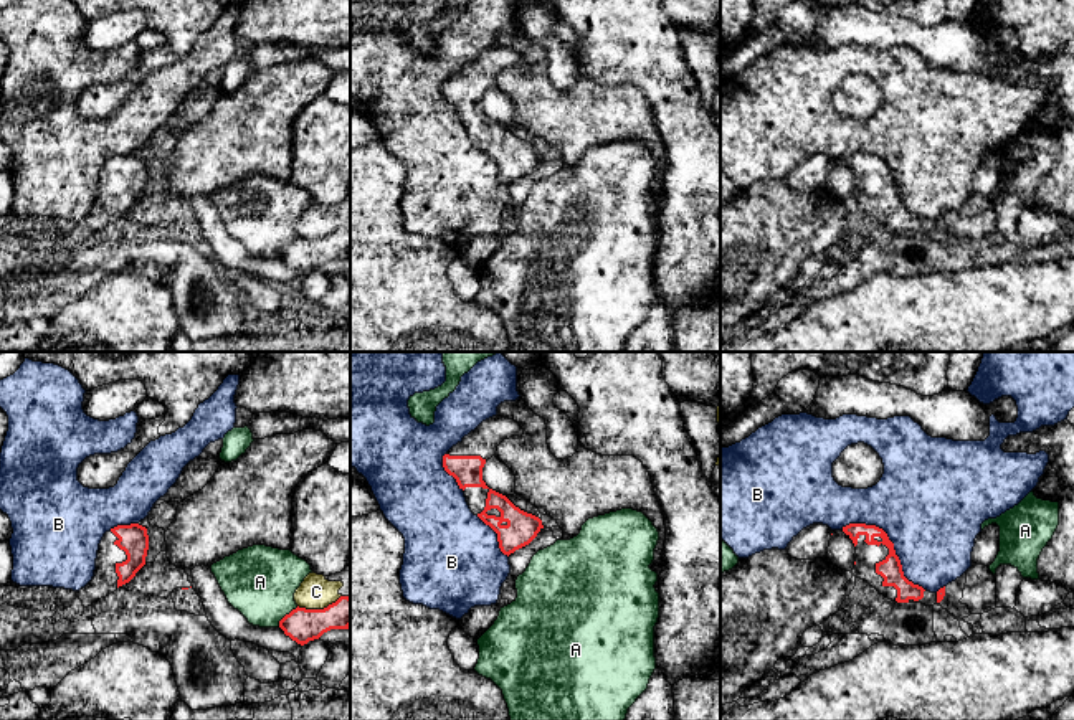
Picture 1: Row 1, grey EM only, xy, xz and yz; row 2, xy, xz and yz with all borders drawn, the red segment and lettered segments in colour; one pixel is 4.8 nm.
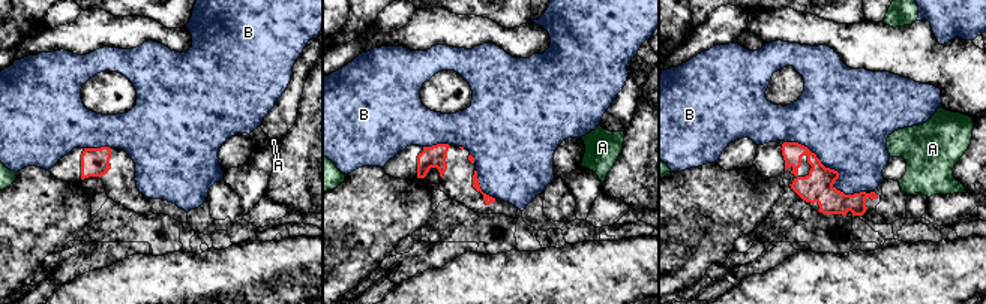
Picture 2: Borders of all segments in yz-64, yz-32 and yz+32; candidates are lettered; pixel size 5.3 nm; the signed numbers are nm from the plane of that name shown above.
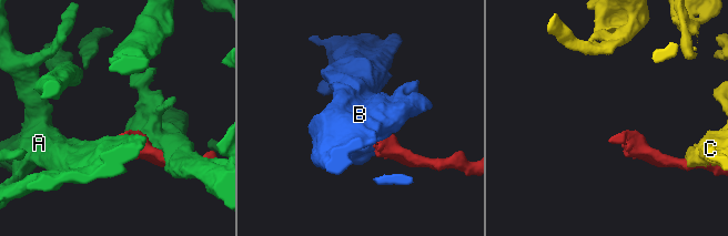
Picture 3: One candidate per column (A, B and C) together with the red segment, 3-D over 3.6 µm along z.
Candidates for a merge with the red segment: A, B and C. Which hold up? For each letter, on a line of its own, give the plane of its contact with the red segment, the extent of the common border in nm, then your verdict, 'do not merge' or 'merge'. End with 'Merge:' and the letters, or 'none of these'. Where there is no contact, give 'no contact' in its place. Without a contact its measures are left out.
A: meets red in xy; contact 140 nm long; do not merge
B: meets red in yz; contact 500 nm long; do not merge
C: meets red in xy; contact 220 nm long; do not merge
Merge: none of these

